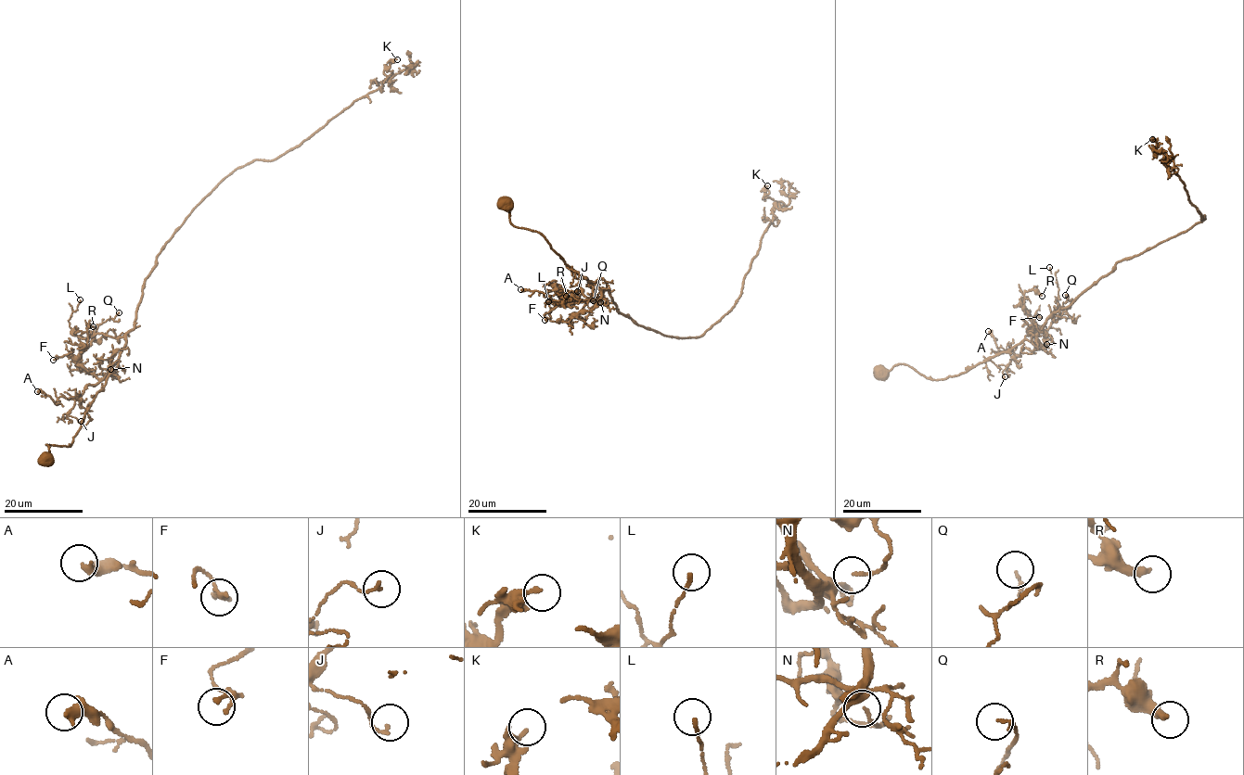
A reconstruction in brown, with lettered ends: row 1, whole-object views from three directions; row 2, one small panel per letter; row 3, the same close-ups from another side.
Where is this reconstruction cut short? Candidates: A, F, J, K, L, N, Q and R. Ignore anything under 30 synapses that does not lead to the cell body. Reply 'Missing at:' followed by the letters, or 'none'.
Missing at: none

